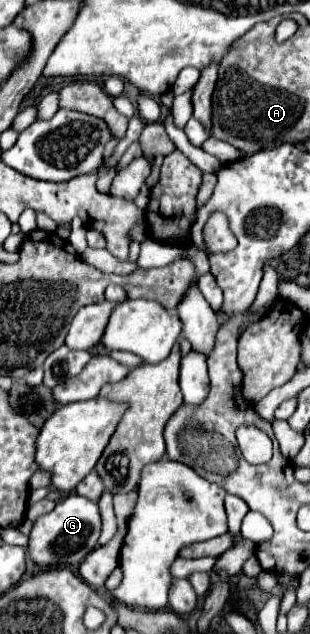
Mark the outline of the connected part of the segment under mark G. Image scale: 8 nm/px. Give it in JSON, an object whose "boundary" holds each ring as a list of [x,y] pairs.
{"boundary":[[[69,494],[59,500],[55,510],[37,518],[33,522],[33,530],[29,536],[29,558],[39,566],[77,566],[83,558],[97,548],[97,540],[101,534],[101,514],[99,506],[89,498],[79,494]]]}

